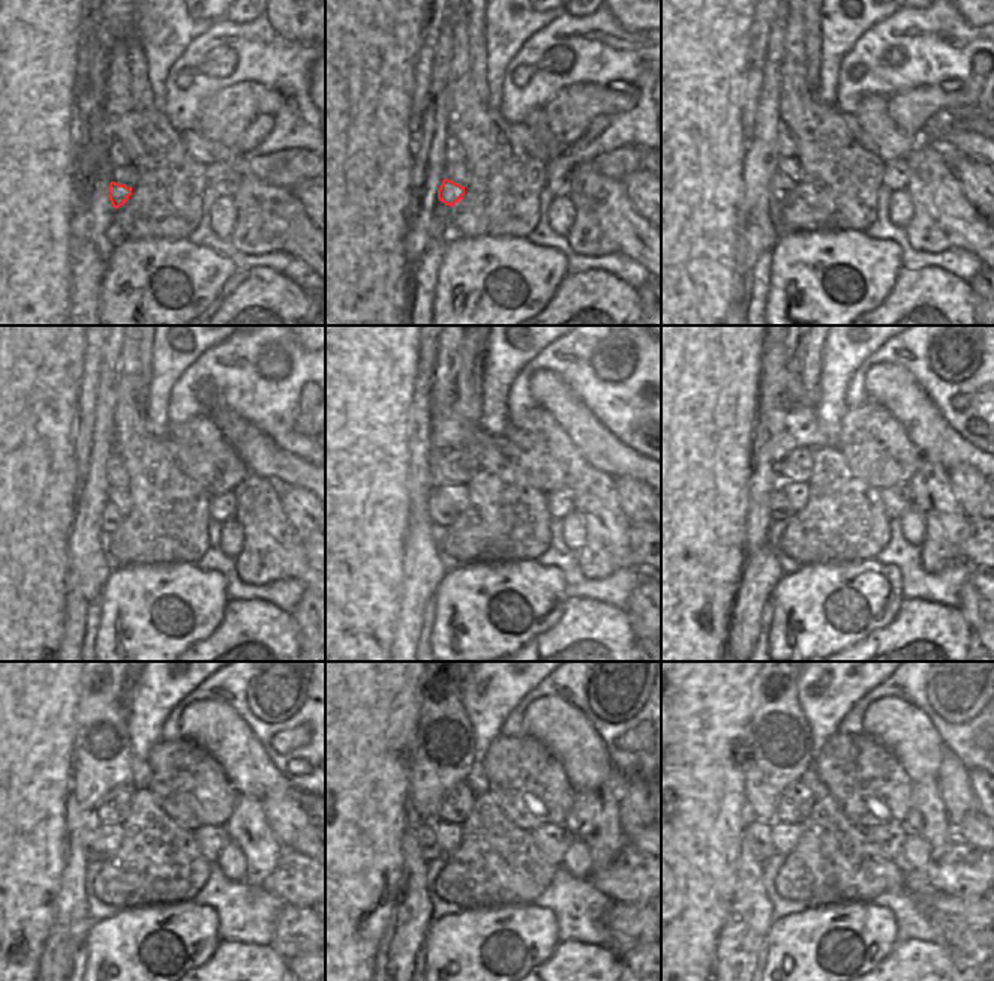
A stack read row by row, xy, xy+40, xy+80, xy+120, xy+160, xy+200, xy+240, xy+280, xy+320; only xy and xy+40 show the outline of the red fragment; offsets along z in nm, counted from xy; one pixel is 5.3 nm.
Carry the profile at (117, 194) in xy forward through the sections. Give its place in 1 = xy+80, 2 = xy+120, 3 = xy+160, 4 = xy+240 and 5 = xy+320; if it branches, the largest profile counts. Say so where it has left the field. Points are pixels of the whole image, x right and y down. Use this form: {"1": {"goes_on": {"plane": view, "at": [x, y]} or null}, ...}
{"1": {"goes_on": {"plane": "xy+80", "at": [781, 186]}}, "2": {"goes_on": {"plane": "xy+120", "at": [110, 521]}}, "3": {"goes_on": {"plane": "xy+160", "at": [441, 512]}}, "4": {"goes_on": {"plane": "xy+240", "at": [93, 848]}}, "5": {"goes_on": {"plane": "xy+320", "at": [757, 833]}}}

